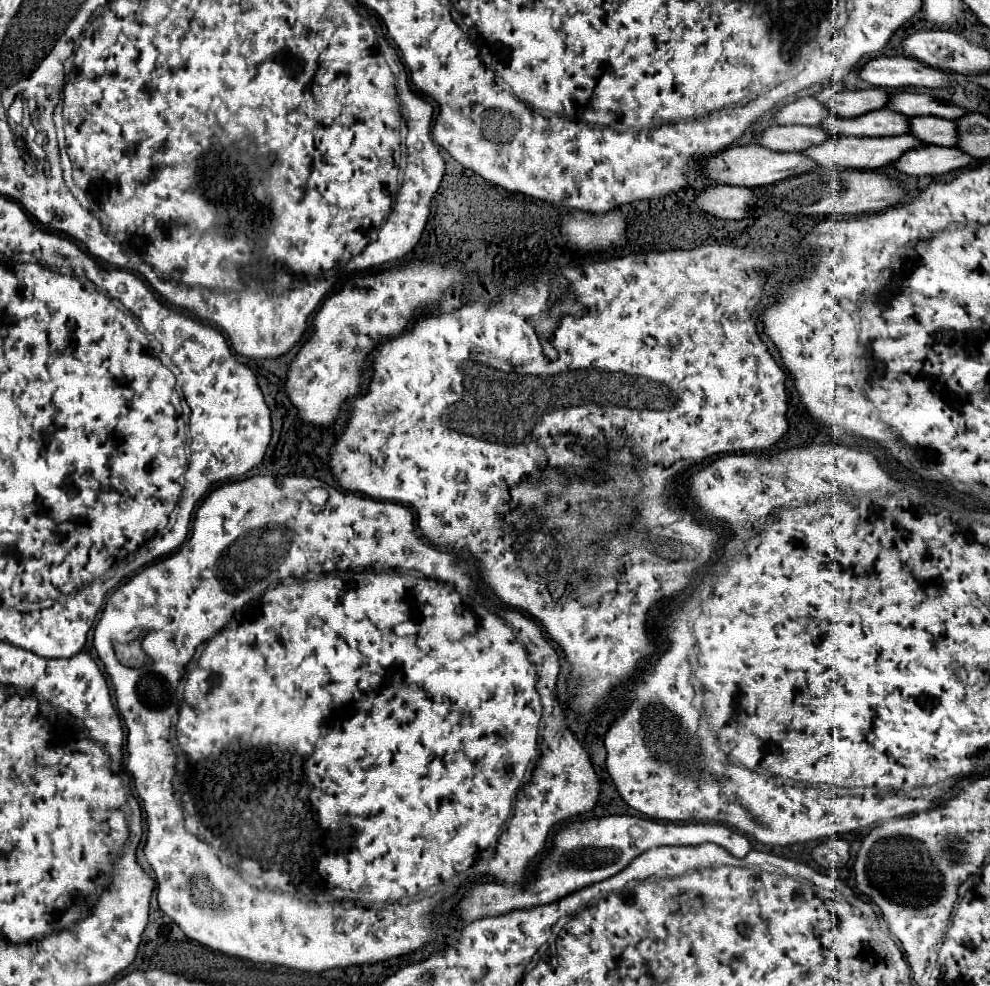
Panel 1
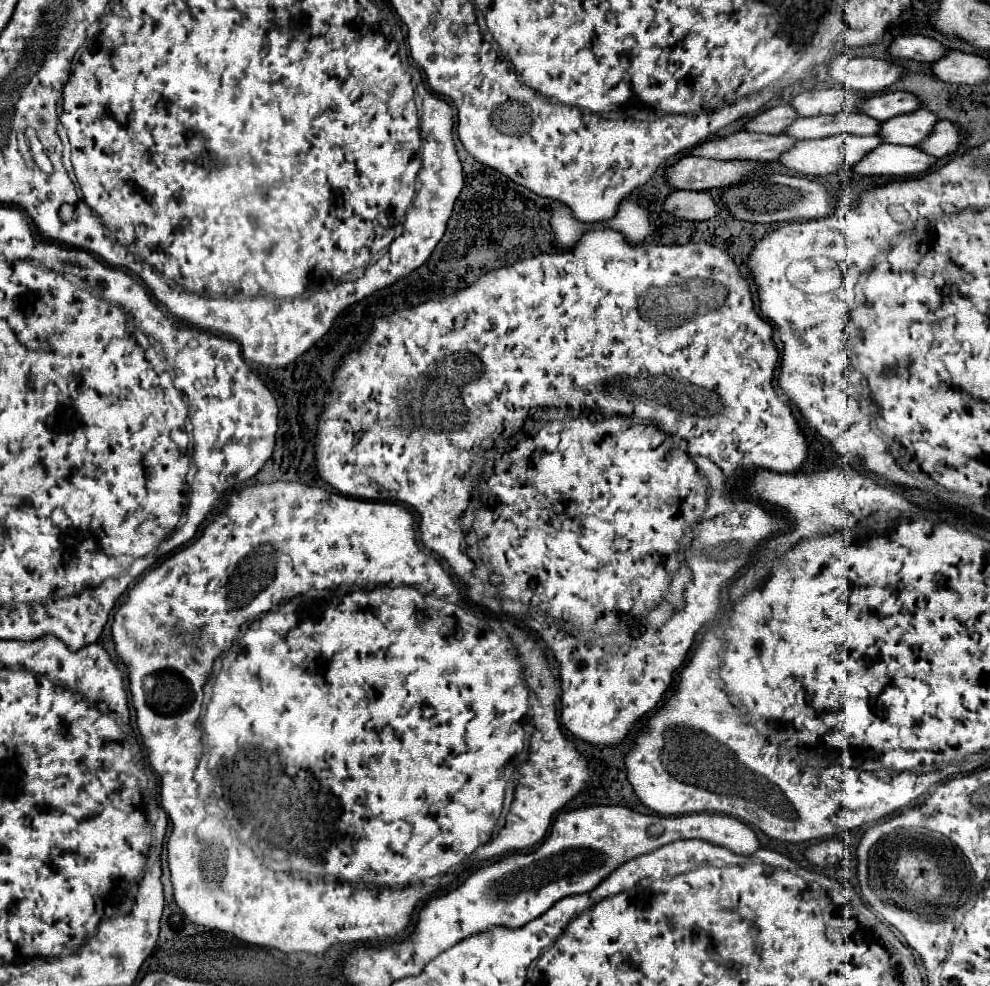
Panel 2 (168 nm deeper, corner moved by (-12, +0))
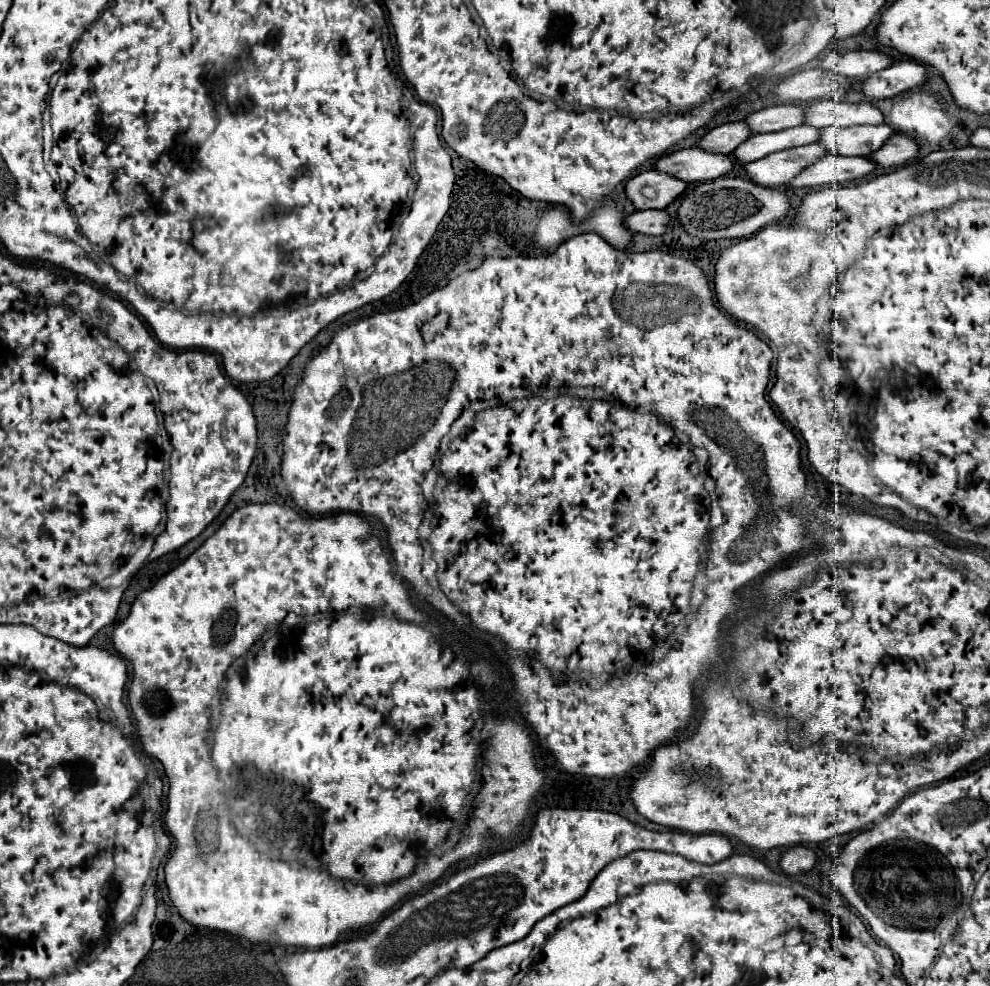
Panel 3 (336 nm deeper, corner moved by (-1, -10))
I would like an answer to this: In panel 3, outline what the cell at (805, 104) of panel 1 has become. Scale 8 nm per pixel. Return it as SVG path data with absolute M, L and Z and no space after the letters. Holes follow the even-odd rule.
M730 122L730 124L722 124L706 132L696 142L696 146L702 150L716 152L716 154L732 154L734 148L738 148L738 144L742 144L750 136L752 134L744 122Z

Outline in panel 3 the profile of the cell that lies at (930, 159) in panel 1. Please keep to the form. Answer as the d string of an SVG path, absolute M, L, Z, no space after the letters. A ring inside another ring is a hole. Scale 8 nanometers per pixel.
M826 154L822 160L816 160L810 164L810 168L804 168L790 184L794 188L814 188L814 186L830 186L830 184L844 184L850 180L858 180L866 174L870 174L876 168L874 162L866 158L846 158L836 154Z

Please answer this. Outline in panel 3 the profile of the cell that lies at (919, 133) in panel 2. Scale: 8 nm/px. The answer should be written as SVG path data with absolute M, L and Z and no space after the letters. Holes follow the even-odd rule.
M888 124L878 126L848 126L848 128L824 128L818 144L840 156L866 156L886 142L894 134Z

